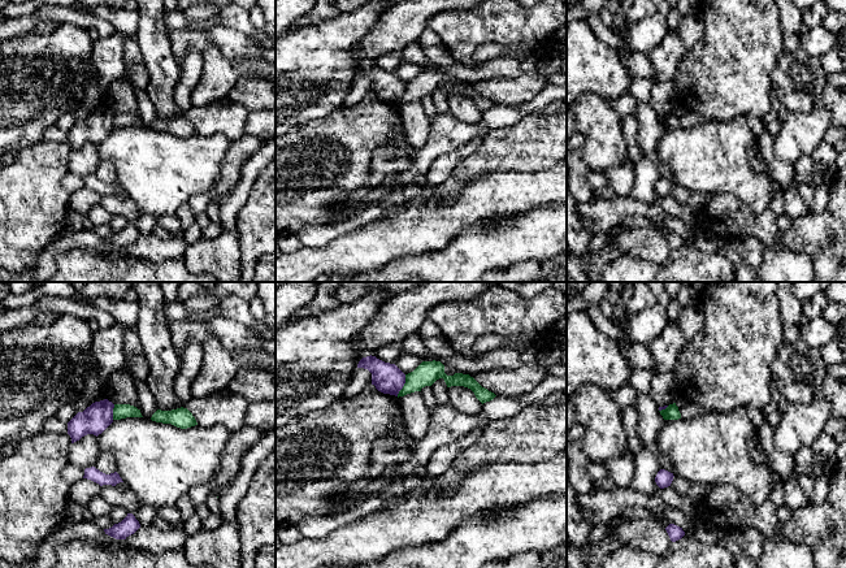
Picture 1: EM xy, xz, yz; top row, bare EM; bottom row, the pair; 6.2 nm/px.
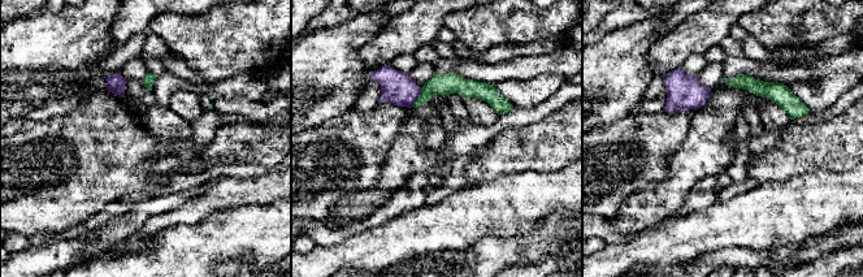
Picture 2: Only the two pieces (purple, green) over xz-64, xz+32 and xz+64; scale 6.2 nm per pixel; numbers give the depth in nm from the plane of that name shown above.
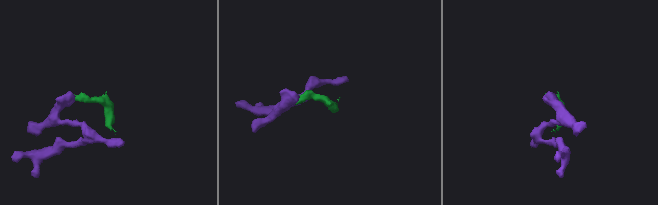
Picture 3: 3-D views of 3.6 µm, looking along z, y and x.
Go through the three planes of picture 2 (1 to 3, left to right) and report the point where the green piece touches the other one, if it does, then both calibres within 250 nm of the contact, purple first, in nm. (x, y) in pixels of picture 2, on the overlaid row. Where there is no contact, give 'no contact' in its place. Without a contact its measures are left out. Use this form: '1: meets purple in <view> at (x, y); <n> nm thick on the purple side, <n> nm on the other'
1: no contact
2: meets purple in xz+32 at (417, 96); 200 nm thick on the purple side, 130 nm on the other
3: no contact

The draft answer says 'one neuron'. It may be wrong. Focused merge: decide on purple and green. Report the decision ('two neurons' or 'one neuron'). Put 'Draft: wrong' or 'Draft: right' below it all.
two neurons
Draft: wrong

